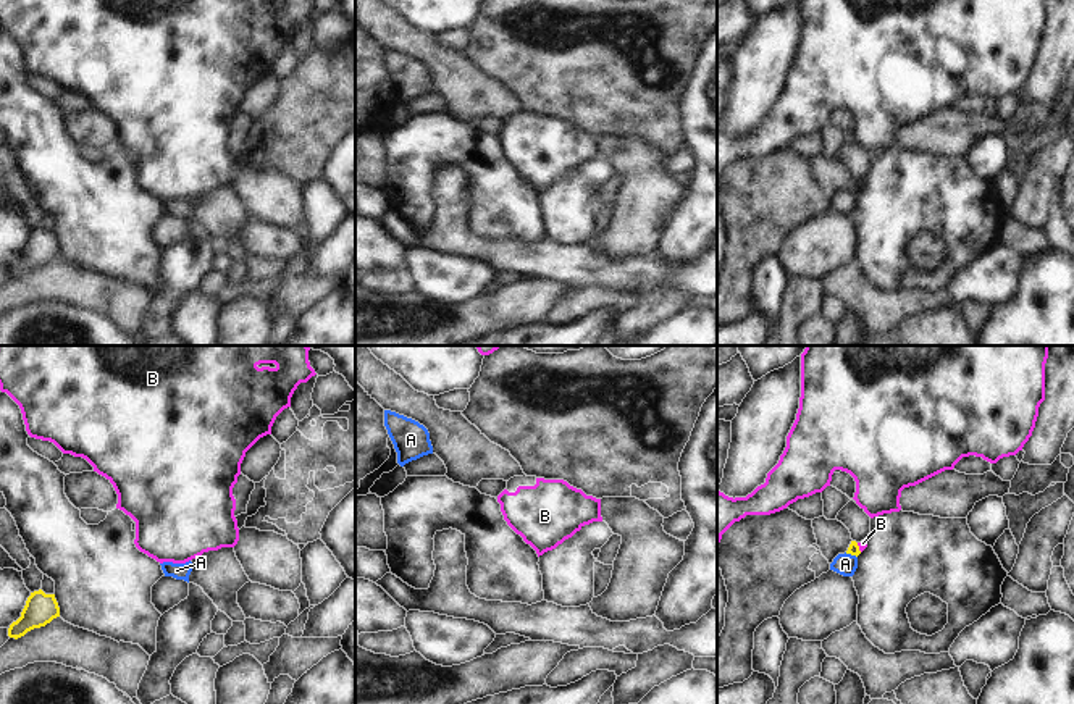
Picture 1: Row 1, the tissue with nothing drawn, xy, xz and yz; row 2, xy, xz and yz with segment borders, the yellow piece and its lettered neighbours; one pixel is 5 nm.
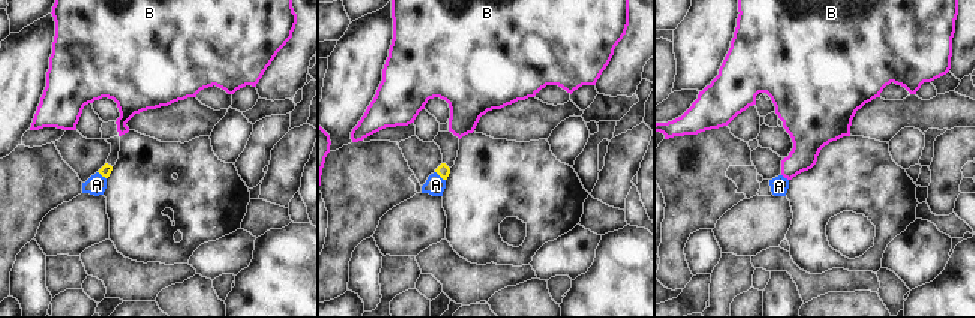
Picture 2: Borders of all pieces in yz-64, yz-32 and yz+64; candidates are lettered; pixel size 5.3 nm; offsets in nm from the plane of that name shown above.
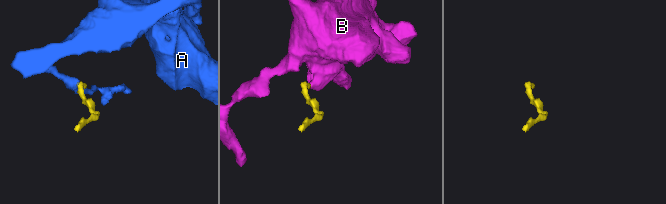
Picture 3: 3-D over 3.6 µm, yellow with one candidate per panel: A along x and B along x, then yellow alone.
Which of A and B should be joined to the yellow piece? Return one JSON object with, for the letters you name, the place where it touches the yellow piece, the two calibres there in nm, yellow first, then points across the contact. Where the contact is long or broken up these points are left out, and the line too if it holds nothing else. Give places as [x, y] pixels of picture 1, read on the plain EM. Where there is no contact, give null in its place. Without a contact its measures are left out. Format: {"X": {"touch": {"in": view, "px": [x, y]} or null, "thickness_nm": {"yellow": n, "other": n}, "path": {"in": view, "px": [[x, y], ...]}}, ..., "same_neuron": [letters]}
{"same_neuron": []}

